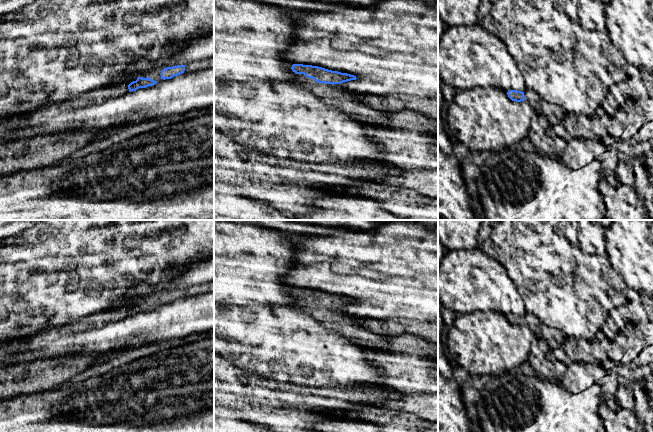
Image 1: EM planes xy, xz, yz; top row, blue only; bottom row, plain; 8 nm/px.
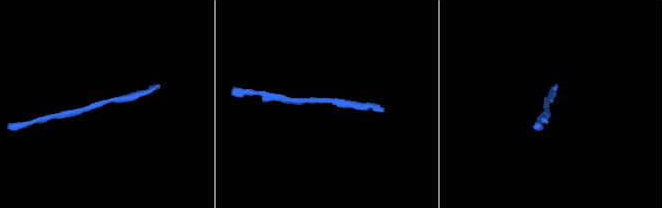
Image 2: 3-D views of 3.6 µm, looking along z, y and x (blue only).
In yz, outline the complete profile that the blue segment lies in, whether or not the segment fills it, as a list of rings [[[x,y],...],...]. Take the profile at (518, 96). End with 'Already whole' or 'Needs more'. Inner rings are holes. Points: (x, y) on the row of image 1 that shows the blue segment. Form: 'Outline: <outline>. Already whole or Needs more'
Outline: [[[526,89],[524,92],[509,90],[507,95],[512,101],[527,102],[534,113],[545,116],[551,126],[561,123],[565,116],[565,112],[560,106],[545,101],[530,89]]]. Needs more

